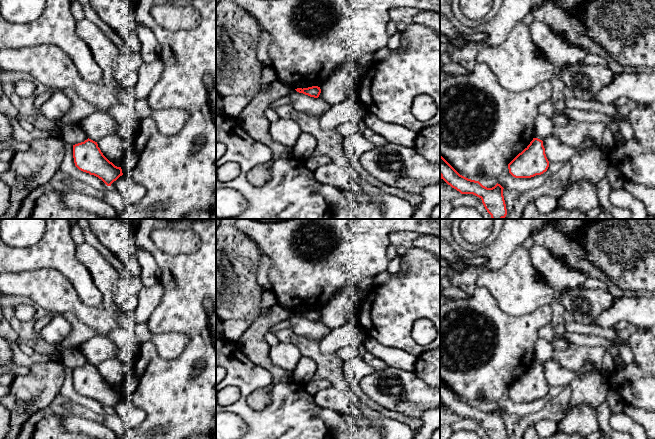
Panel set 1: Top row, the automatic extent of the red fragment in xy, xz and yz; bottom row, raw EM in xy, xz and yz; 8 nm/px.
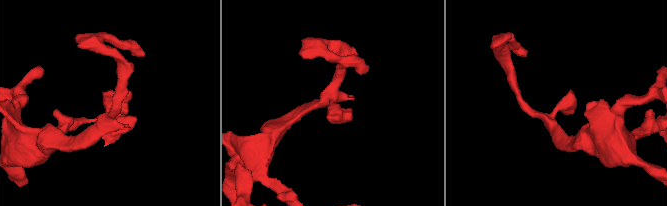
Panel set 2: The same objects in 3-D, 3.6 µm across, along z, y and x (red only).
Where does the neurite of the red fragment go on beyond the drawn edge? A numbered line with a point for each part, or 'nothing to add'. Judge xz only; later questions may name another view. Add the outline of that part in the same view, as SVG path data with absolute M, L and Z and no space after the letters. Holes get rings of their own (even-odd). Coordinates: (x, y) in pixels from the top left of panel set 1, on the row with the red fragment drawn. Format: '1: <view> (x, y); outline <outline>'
nothing to add

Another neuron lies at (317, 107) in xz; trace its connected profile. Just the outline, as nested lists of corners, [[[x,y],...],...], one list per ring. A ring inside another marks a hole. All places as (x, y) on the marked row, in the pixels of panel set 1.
[[[295,89],[289,94],[291,105],[298,111],[320,118],[332,105],[324,101],[322,98],[314,98],[303,93],[297,92]]]

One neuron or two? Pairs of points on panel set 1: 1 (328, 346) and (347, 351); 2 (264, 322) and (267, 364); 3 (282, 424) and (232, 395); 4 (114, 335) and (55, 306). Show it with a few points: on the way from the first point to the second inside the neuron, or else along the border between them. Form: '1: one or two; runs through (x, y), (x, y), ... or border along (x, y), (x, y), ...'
1: two; border along (356, 345), (345, 345), (334, 352)
2: one; runs through (259, 332), (259, 354)
3: two; border along (235, 385), (239, 390), (239, 398), (226, 406)
4: two; border along (118, 326), (106, 335)

